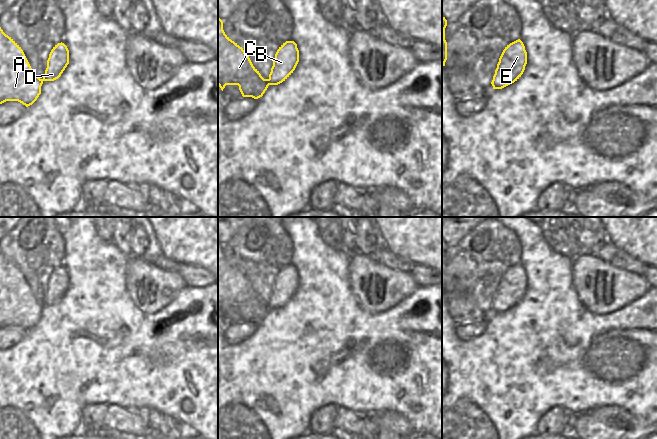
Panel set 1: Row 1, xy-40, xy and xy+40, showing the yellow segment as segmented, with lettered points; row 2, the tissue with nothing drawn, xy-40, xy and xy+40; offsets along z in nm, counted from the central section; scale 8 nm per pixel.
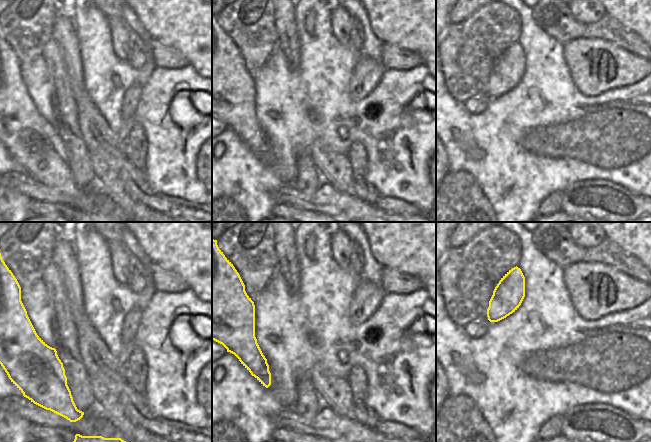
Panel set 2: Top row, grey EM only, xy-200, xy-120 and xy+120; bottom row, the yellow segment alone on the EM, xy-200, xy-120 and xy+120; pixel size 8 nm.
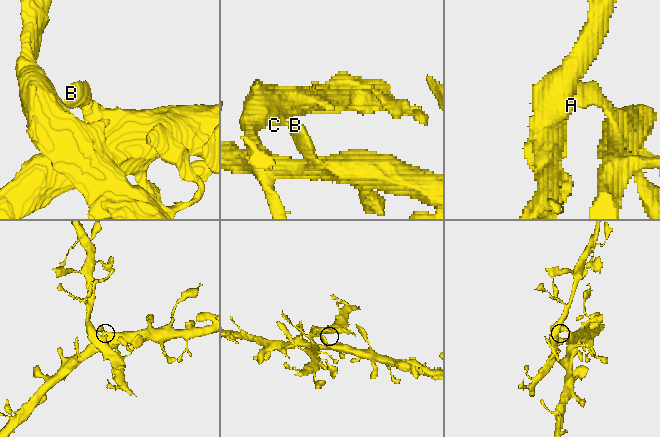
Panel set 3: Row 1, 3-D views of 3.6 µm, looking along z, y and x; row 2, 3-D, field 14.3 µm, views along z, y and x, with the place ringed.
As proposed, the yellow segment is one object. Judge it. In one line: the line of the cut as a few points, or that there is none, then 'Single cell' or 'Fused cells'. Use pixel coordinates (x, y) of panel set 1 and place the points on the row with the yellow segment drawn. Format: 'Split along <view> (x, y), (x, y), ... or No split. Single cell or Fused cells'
Split along xy (268, 79), (269, 84). Fused cells.

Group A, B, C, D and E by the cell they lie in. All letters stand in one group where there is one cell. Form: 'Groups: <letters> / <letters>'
Groups: A C / B D E.

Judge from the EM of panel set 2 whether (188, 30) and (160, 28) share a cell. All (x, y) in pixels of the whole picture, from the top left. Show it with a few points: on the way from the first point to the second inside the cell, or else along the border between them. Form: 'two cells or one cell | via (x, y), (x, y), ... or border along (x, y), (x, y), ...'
one cell | via (181, 28), (167, 28)

